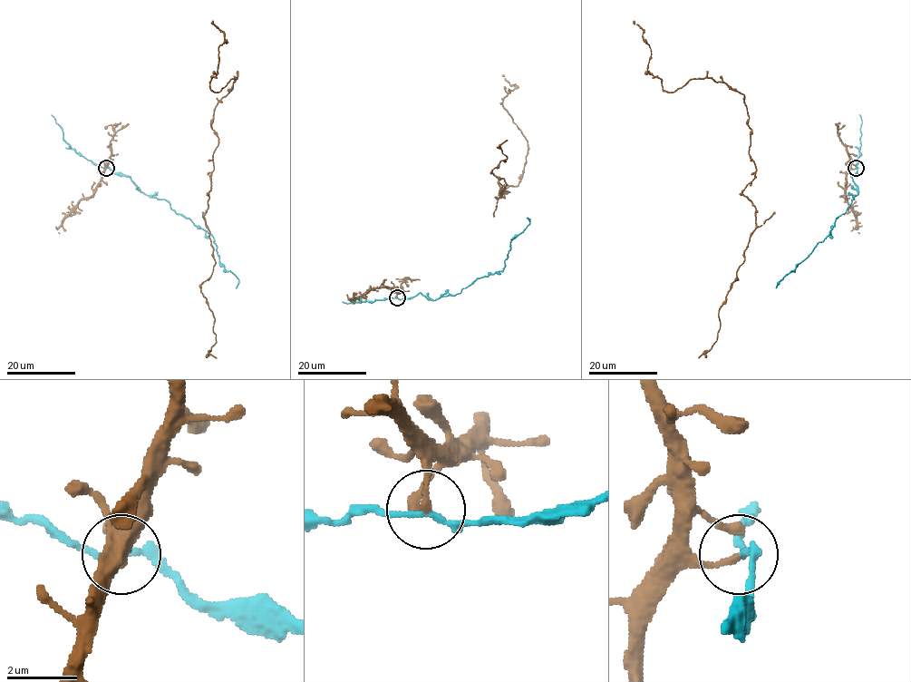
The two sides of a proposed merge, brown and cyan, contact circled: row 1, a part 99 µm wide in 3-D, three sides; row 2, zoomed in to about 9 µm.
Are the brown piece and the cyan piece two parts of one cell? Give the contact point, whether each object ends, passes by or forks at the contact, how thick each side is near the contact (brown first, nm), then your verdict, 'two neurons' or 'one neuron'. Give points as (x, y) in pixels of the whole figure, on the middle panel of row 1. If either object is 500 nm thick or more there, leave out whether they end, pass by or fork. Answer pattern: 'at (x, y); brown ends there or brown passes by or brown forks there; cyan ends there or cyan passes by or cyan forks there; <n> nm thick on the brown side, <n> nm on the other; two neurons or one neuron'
at (397, 297); brown ends there; cyan passes by; 180 nm thick on the brown side, 170 nm on the other; two neurons

